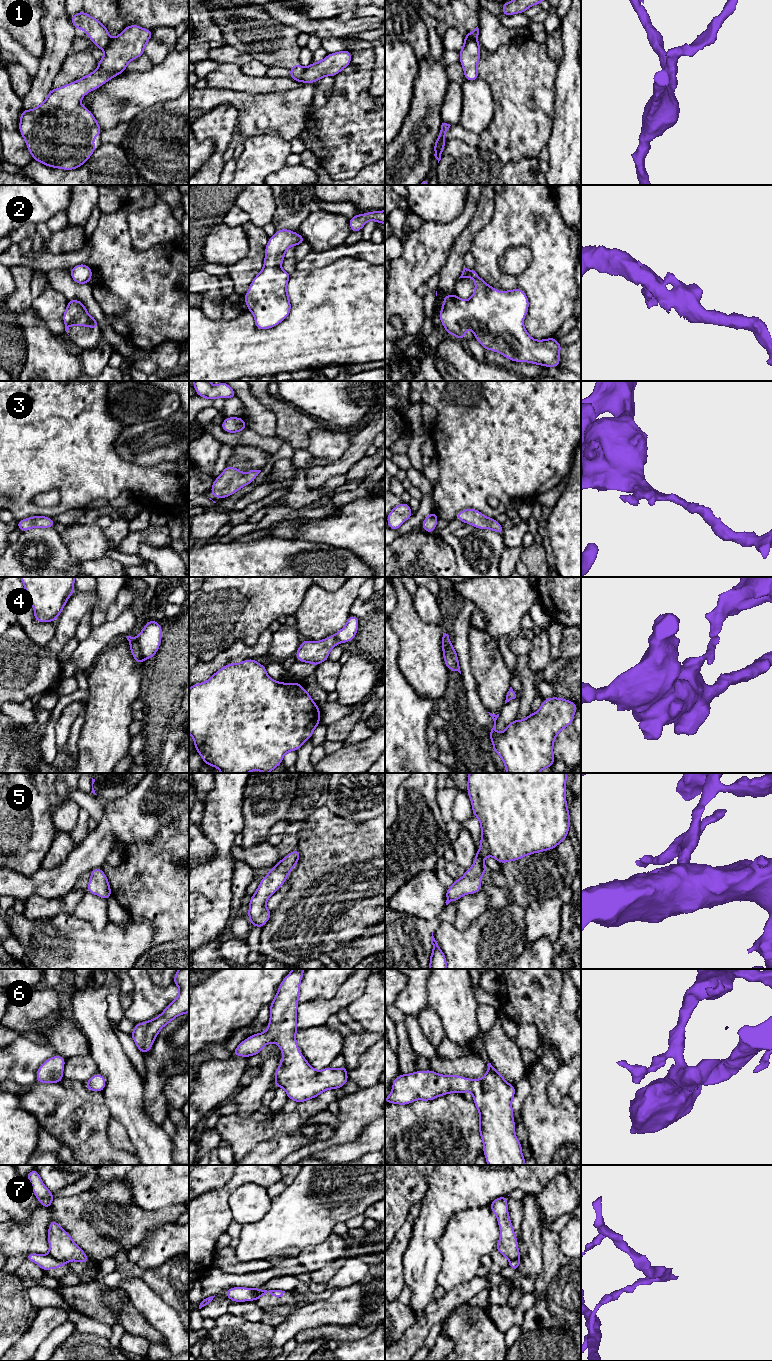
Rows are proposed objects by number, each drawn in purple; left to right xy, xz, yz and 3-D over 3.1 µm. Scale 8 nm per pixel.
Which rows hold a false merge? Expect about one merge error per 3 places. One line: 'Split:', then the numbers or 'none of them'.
Split: 1, 4, 7

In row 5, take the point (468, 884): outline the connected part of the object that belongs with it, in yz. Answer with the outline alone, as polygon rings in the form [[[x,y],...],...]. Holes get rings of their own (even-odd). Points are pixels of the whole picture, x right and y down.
[[[469,773],[467,779],[467,794],[471,800],[473,815],[477,817],[480,822],[480,848],[477,850],[472,867],[465,870],[464,876],[459,879],[456,879],[454,884],[446,889],[446,905],[448,905],[451,901],[458,901],[462,896],[466,894],[475,894],[481,891],[482,876],[485,872],[488,871],[488,869],[484,865],[485,857],[492,856],[501,864],[504,864],[505,862],[509,861],[517,861],[530,854],[551,850],[557,847],[565,838],[568,837],[568,830],[571,825],[571,821],[568,805],[566,802],[566,781],[567,773]]]

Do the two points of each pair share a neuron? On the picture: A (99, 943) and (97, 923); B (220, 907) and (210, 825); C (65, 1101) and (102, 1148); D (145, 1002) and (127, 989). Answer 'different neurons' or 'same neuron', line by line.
A: different neurons
B: same neuron
C: same neuron
D: different neurons

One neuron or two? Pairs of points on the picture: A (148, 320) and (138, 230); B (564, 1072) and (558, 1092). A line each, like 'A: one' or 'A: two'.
A: two
B: one

